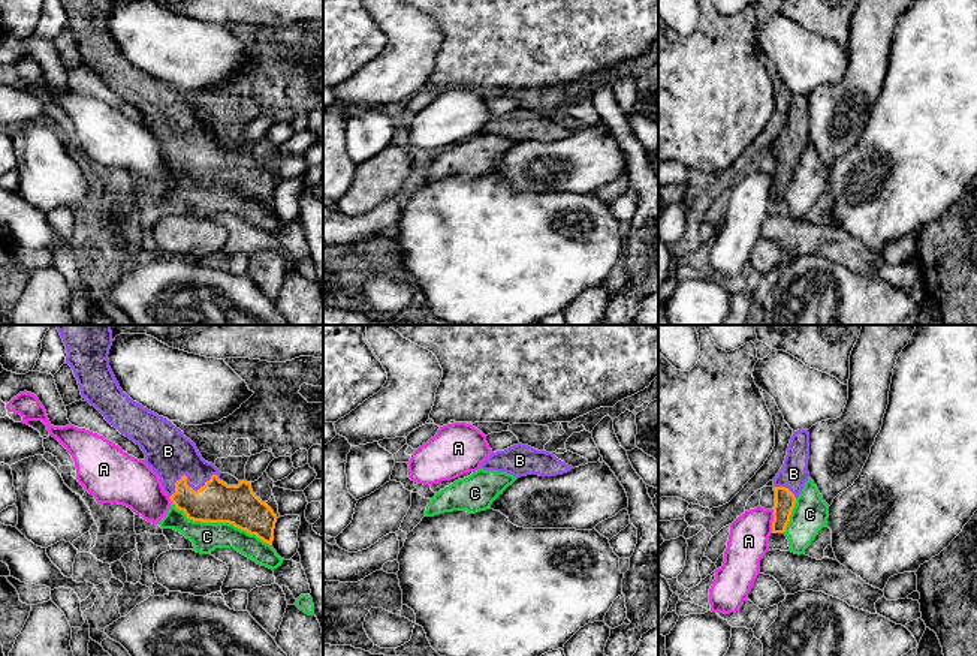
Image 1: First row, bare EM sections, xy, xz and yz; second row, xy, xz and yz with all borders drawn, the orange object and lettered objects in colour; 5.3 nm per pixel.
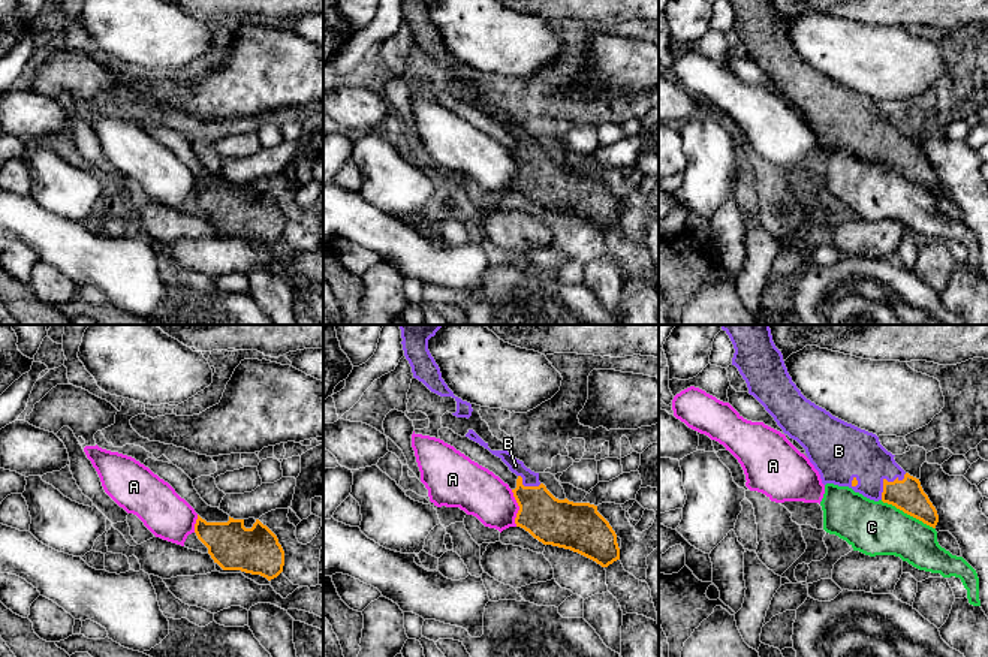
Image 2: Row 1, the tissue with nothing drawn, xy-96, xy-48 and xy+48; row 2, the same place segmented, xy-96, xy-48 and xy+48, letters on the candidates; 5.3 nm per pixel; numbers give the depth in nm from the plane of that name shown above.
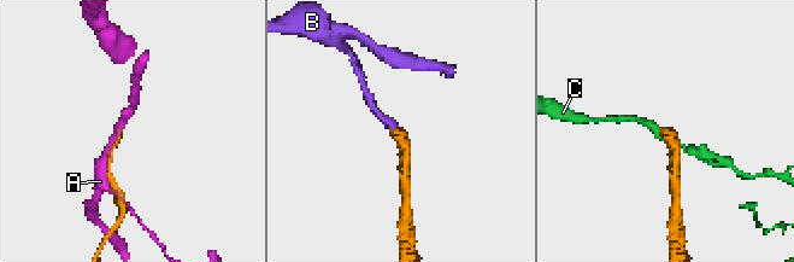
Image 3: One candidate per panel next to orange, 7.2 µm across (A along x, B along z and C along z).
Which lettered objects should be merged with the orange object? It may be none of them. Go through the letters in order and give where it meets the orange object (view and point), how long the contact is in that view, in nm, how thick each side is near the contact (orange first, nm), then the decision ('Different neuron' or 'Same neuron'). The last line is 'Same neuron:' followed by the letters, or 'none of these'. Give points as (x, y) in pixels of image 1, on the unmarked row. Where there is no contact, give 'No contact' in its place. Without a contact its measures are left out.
A: Touches orange at yz (774, 184). Shared border 120 nm. Thickness 110 nm (orange) against 220 nm. Different neuron
B: Touches orange at xy (186, 147). Shared border 300 nm. Thickness 220 nm (orange) against 240 nm. Same neuron
C: Touches orange at xy (222, 186). Shared border 600 nm. Thickness 220 nm (orange) against 160 nm. Different neuron
Same neuron: B

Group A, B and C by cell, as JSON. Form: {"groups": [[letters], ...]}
{"groups": [["A"], ["B"], ["C"]]}

